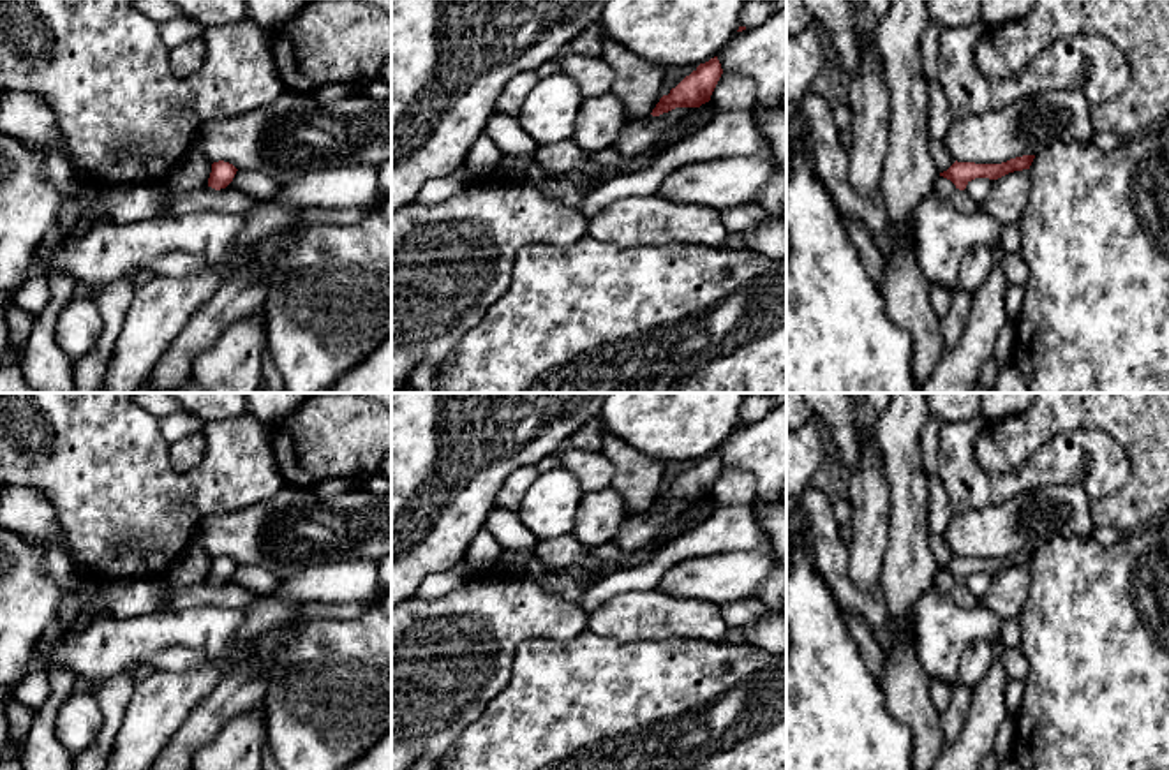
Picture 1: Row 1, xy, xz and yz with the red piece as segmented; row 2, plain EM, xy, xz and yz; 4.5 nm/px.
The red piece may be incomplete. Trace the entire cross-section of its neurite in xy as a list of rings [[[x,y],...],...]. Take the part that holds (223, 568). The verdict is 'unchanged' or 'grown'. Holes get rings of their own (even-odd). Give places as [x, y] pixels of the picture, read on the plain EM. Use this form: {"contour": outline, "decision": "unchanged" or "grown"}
{"contour": [[[224,555],[213,557],[208,573],[208,581],[215,585],[226,583],[233,576],[236,566],[238,564],[229,557]]], "decision": "unchanged"}

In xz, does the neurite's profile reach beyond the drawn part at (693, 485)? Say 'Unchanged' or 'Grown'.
Unchanged

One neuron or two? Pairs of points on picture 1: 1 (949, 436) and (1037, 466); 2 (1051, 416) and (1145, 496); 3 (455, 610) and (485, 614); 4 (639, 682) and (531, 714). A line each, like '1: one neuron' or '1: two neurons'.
1: one neuron
2: one neuron
3: one neuron
4: one neuron

